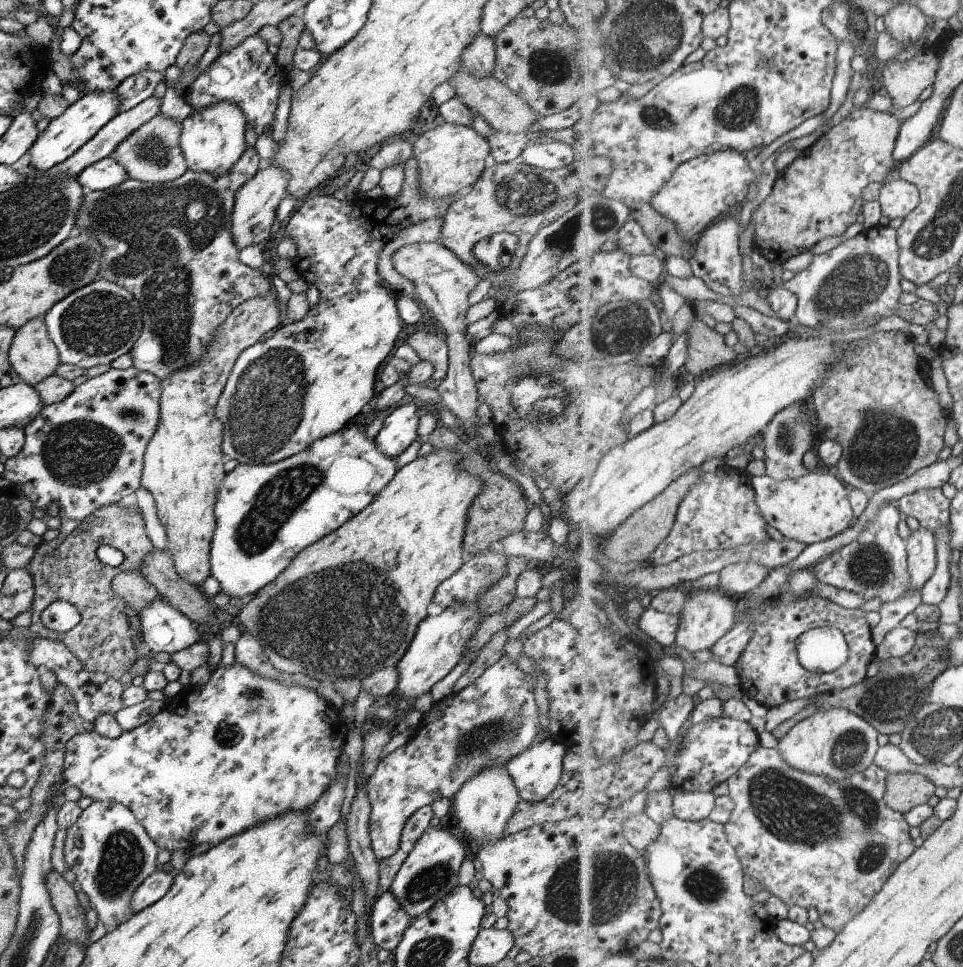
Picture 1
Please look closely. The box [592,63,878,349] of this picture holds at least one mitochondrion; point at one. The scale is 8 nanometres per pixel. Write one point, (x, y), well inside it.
(736, 111)

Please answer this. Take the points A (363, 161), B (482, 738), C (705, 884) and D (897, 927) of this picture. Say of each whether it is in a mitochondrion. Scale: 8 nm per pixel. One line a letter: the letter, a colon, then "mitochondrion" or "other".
A: other
B: mitochondrion
C: mitochondrion
D: other

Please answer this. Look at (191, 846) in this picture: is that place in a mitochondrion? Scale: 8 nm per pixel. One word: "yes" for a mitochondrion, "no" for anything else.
no

